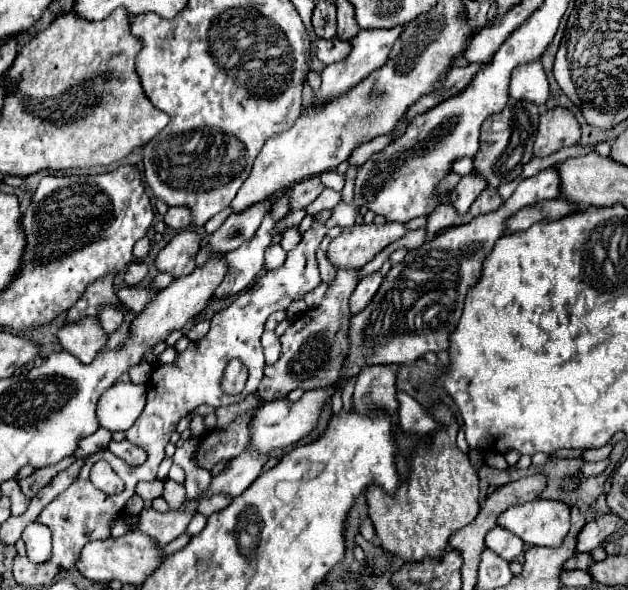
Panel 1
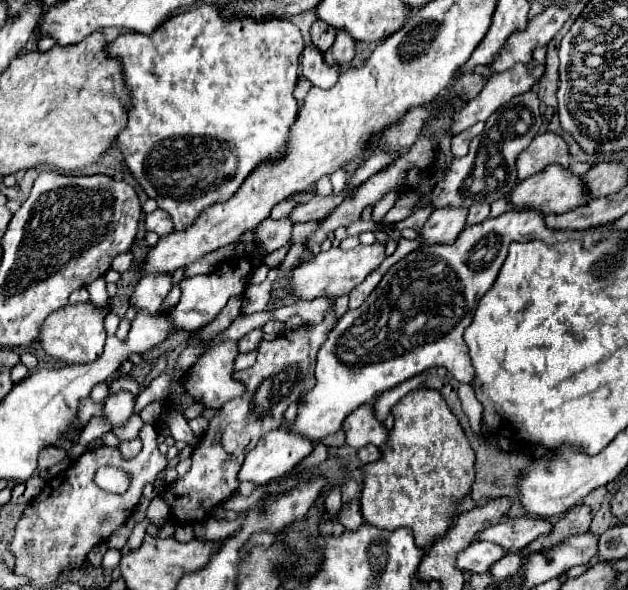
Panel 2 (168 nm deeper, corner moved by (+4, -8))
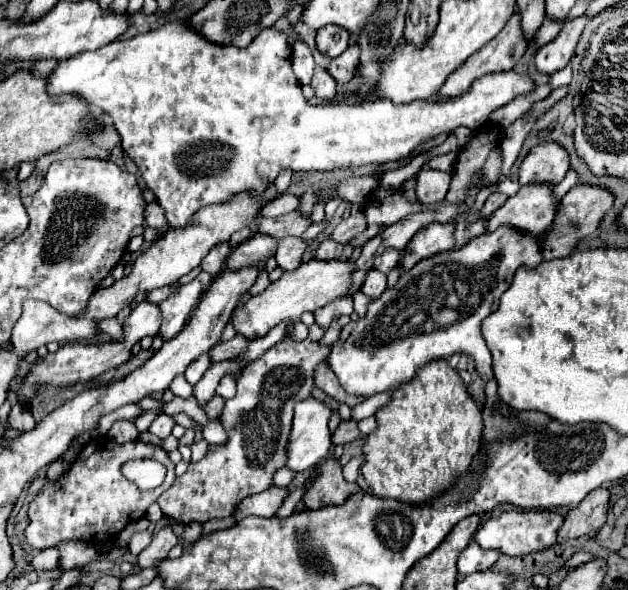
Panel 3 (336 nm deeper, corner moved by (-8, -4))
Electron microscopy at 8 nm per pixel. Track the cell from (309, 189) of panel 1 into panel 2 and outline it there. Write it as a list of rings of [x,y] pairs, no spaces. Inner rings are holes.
[[[284,217],[284,219],[274,221],[274,223],[268,223],[268,219],[266,219],[266,221],[262,221],[262,225],[256,227],[256,235],[258,235],[256,241],[268,253],[272,253],[272,249],[278,249],[290,241],[292,227],[294,227],[294,223],[290,221],[290,217]]]

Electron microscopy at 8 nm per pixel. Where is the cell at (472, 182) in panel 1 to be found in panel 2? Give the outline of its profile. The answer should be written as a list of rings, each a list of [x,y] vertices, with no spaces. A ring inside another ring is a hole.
[[[440,207],[440,209],[436,209],[420,231],[420,235],[424,237],[424,243],[430,245],[430,243],[454,241],[466,225],[466,215],[468,215],[468,209],[464,209],[464,207]]]

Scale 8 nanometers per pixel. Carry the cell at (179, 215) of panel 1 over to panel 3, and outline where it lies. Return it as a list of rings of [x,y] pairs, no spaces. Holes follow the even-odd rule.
[[[148,203],[148,205],[146,205],[144,219],[146,219],[146,225],[148,225],[148,227],[154,227],[154,229],[158,229],[158,227],[168,227],[168,225],[166,225],[166,217],[164,217],[164,213],[162,213],[162,207],[160,207],[158,203]]]

